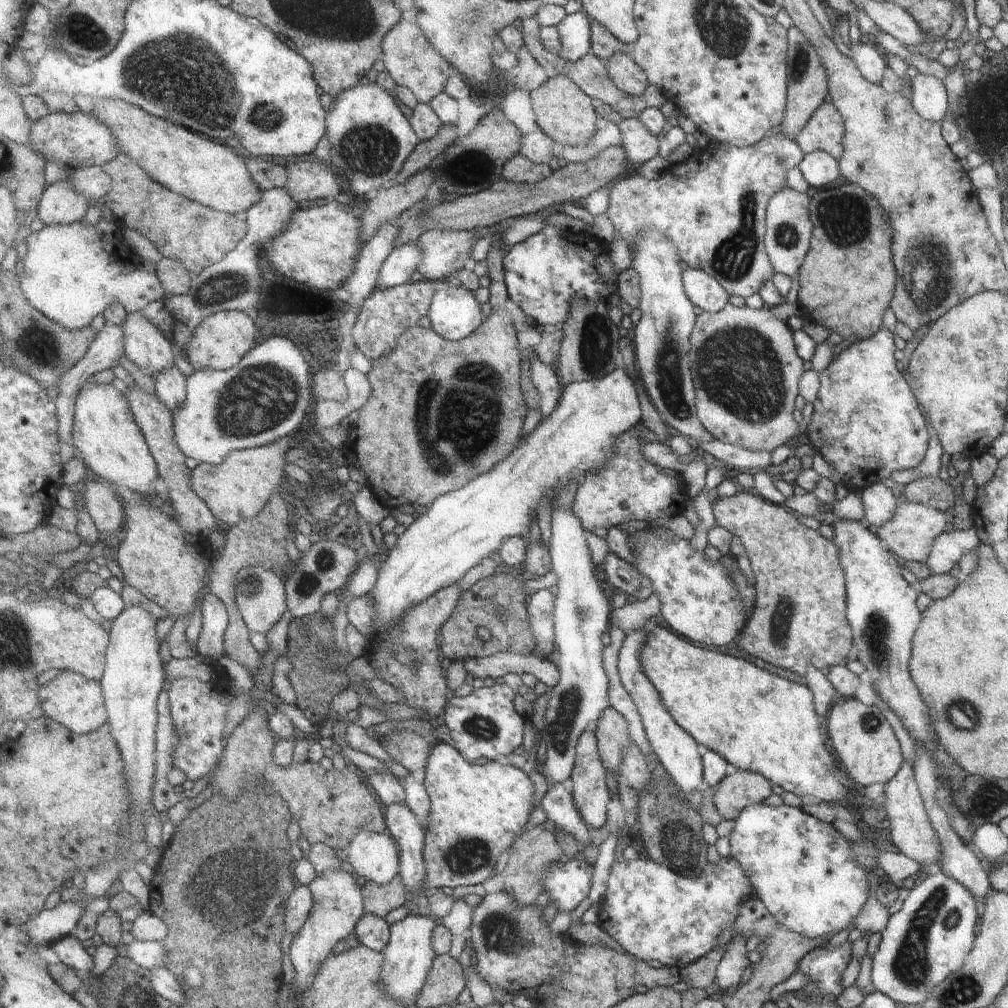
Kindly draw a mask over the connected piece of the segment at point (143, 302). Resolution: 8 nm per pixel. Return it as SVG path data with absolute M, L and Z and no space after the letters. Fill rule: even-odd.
M102 219L98 226L78 221L48 225L32 234L20 278L34 308L70 330L82 330L94 324L112 304L120 304L129 313L137 313L152 302L166 298L169 292L161 281L157 263L138 258L129 244L123 251L114 248L114 234L118 234L118 240L125 241L124 237L120 238L120 231L122 227L118 220Z

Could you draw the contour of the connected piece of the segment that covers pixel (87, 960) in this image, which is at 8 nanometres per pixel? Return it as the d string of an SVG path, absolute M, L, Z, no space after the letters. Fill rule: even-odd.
M74 934L65 936L50 944L60 960L73 966L80 974L87 975L94 968L94 955L84 948L82 941Z

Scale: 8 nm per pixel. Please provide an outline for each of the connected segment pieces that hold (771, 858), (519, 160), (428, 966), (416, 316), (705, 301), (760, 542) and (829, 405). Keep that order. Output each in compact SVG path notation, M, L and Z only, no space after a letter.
M766 803L750 805L735 821L734 831L728 837L731 856L741 863L756 897L780 924L811 939L832 937L842 930L856 928L857 916L869 897L866 876L878 866L878 850L872 841L850 842L834 824L820 821L800 807L785 804L779 807Z
M520 153L505 166L505 176L514 183L536 184L550 178L556 171L548 163L539 165L533 159Z
M408 914L405 919L393 925L393 940L385 950L385 966L383 967L382 986L387 988L388 995L399 1001L404 1001L406 1006L414 1004L416 996L420 997L423 988L427 985L430 973L437 961L437 950L434 946L434 933L438 922L432 917Z
M417 278L405 285L374 292L354 324L352 339L355 346L374 362L388 358L399 345L401 336L413 326L420 325L422 318L429 316L436 293L445 285L446 282Z
M702 269L685 270L685 287L698 308L709 313L720 312L730 297L720 283Z
M755 491L718 498L713 504L713 514L718 525L742 540L744 556L750 560L756 579L756 604L746 619L745 629L738 635L738 648L750 658L760 658L800 676L805 676L808 665L818 670L828 666L846 666L854 648L853 634L845 615L845 574L834 543L816 529L798 523L798 516L782 504L775 505Z
M888 328L880 329L867 339L858 340L856 343L848 345L848 347L832 357L830 364L818 372L820 381L820 390L813 400L814 411L812 412L810 422L807 427L807 437L809 438L810 445L814 450L820 453L826 462L829 462L834 469L834 474L829 478L834 484L842 482L850 490L863 490L870 482L879 482L891 478L893 473L903 471L906 469L917 468L917 466L924 460L925 454L929 447L929 430L925 422L924 415L920 411L920 404L913 393L913 390L908 386L904 380L901 367L894 359L894 351L897 350L893 341L893 333Z

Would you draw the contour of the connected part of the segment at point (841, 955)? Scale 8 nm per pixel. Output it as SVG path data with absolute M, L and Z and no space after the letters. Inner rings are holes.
M846 941L832 951L818 949L810 951L799 960L795 972L804 972L810 978L810 984L800 990L808 995L805 1001L809 1003L833 1004L838 1007L837 998L844 990L841 984L842 972L851 958L852 944Z

